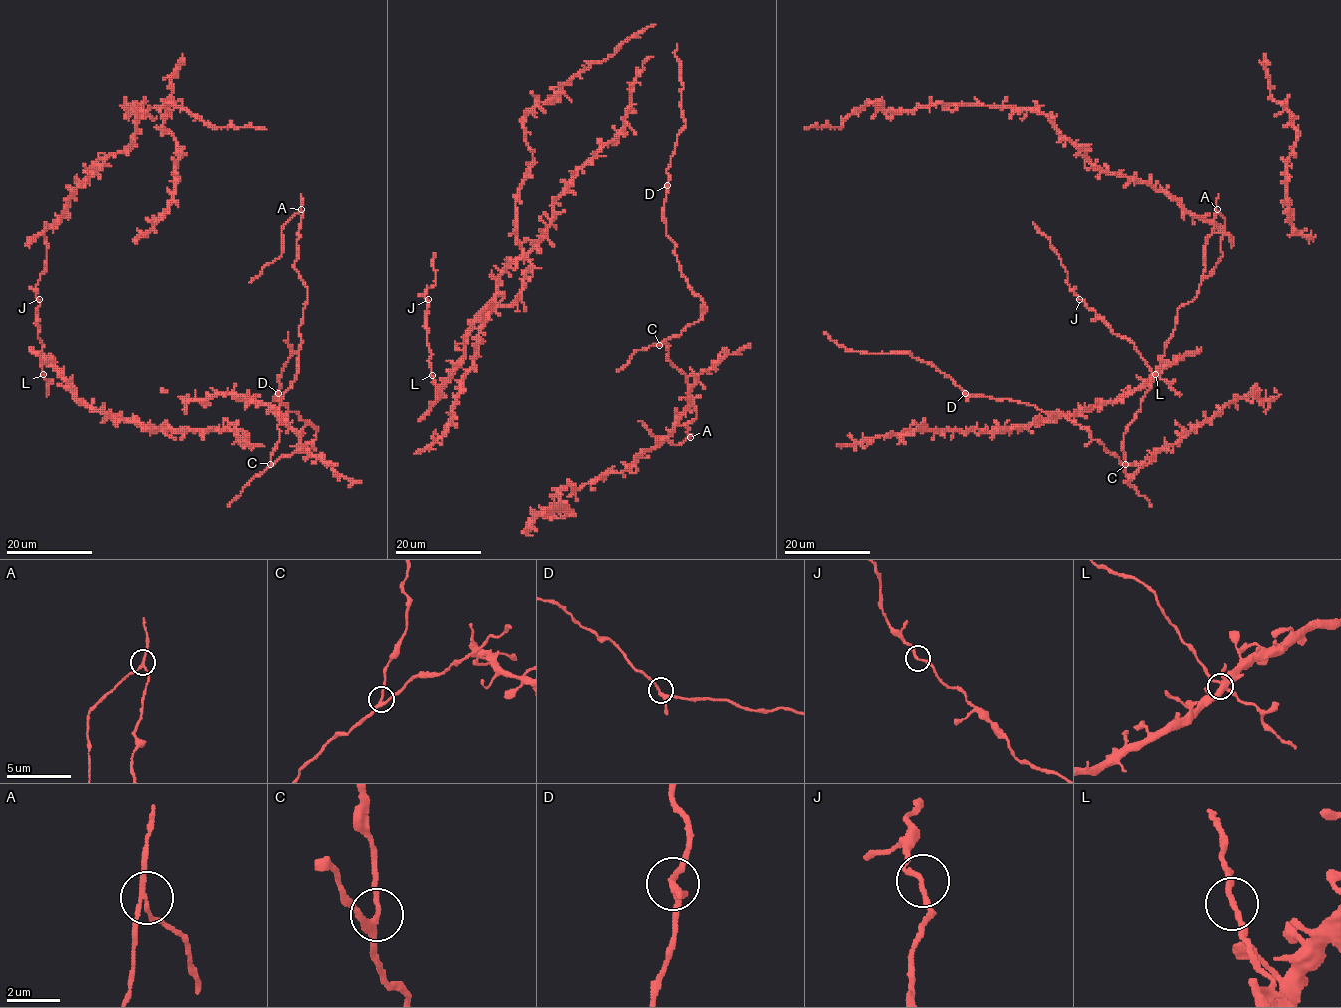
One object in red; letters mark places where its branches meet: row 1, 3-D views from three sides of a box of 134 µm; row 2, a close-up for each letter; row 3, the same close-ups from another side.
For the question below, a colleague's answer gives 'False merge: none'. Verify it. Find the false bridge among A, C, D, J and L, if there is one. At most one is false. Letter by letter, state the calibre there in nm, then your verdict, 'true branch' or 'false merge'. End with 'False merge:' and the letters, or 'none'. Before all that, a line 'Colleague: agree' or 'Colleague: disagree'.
Colleague: disagree
A: 160 nm thick; false merge
C: 200 nm thick; true branch
D: 200 nm thick; true branch
J: 180 nm thick; true branch
L: 200 nm thick; true branch
False merge: A

